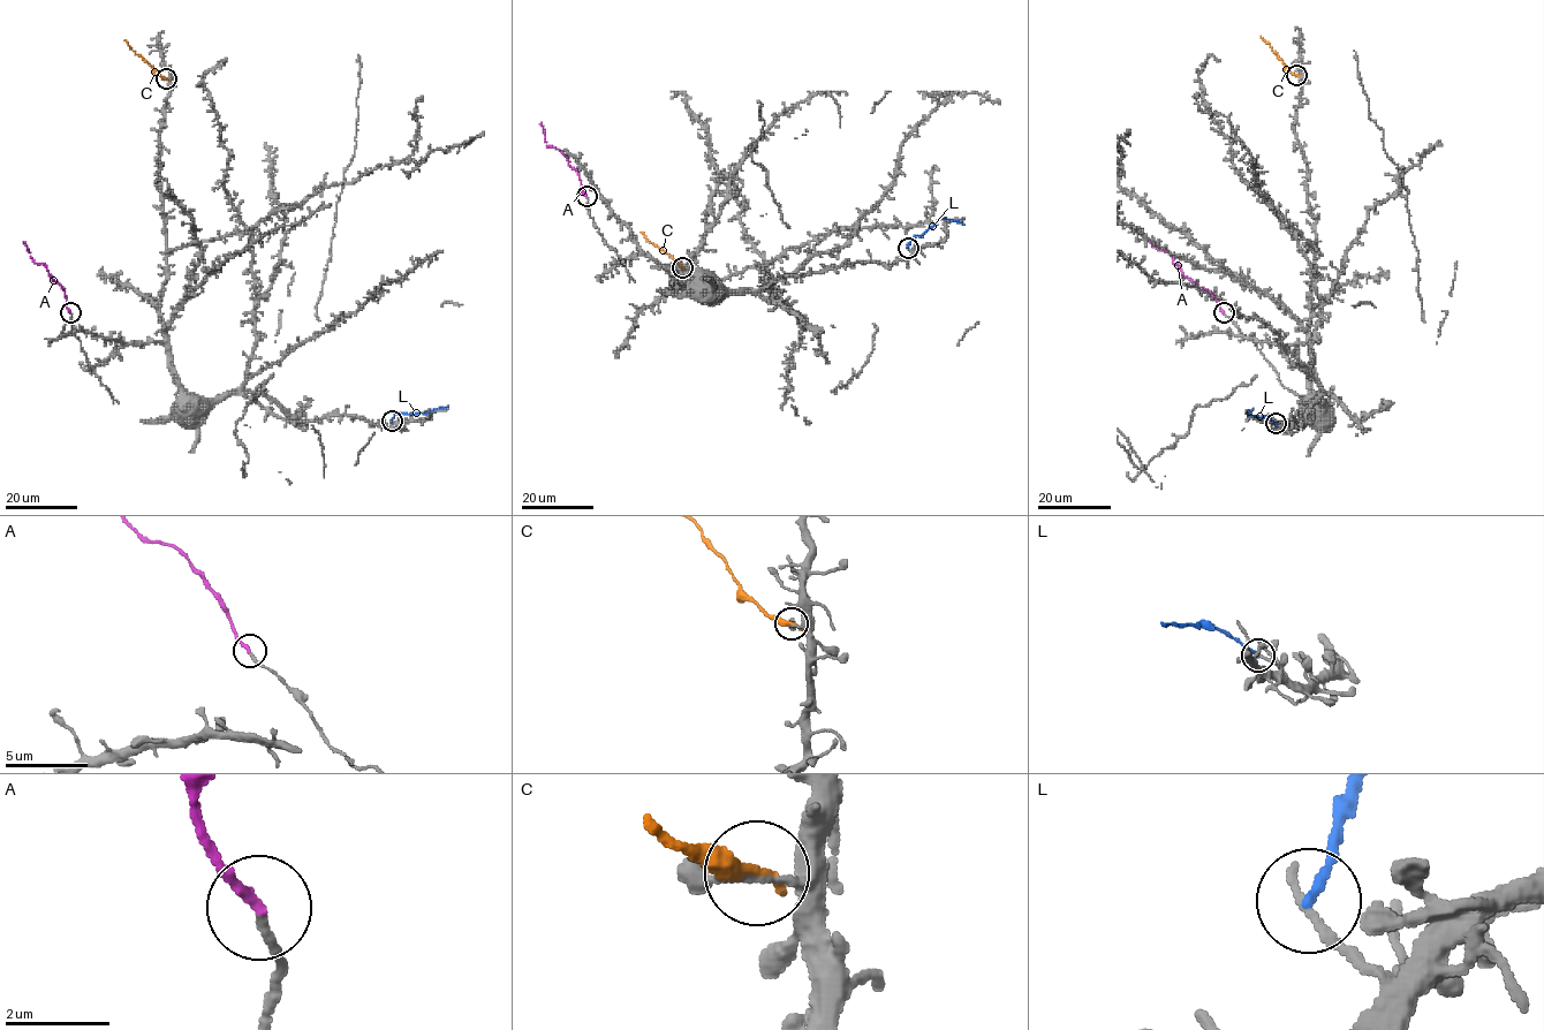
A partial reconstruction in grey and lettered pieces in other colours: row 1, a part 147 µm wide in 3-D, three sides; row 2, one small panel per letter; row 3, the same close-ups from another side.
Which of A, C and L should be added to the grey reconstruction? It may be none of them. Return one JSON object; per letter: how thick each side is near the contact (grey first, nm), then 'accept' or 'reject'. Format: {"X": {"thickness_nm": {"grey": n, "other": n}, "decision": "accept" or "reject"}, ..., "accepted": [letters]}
{"A": {"thickness_nm": {"grey": 170, "other": 190}, "decision": "accept"}, "C": {"thickness_nm": {"grey": 160, "other": 300}, "decision": "reject"}, "L": {"thickness_nm": {"grey": 220, "other": 170}, "decision": "reject"}, "accepted": ["A"]}

